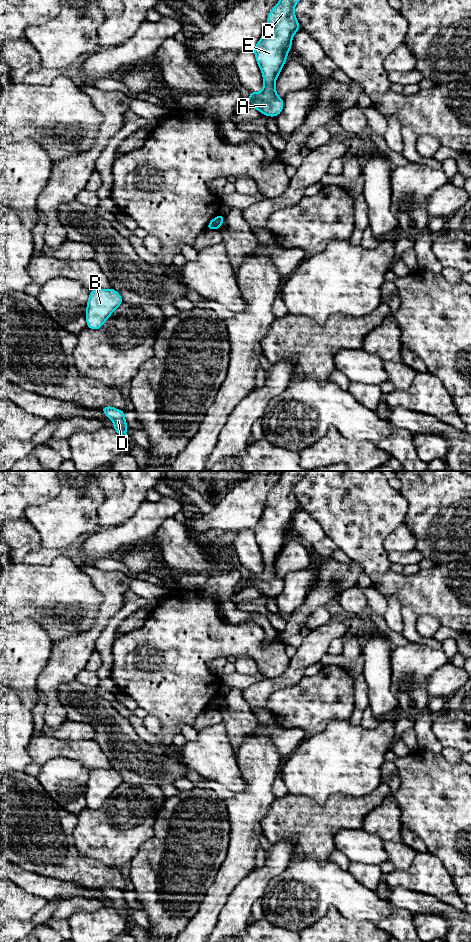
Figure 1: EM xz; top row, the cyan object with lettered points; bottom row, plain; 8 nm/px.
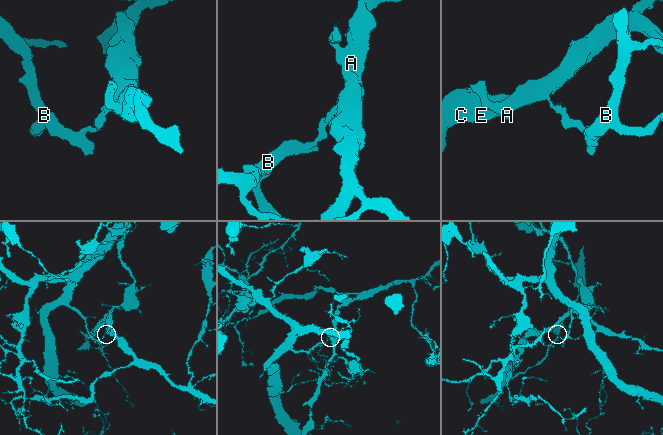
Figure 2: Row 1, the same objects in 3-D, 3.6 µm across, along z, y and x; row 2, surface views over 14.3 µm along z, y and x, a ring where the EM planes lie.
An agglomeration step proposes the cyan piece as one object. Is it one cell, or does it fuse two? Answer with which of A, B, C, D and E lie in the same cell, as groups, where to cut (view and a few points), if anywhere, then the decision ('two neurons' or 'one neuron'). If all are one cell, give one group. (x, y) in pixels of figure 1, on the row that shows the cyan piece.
groups A C E / B D; cut xz (217, 216), (223, 220); two neurons

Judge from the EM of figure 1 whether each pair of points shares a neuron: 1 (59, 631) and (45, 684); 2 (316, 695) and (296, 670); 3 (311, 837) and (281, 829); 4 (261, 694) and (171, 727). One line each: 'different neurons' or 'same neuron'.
1: different neurons
2: different neurons
3: same neuron
4: different neurons

